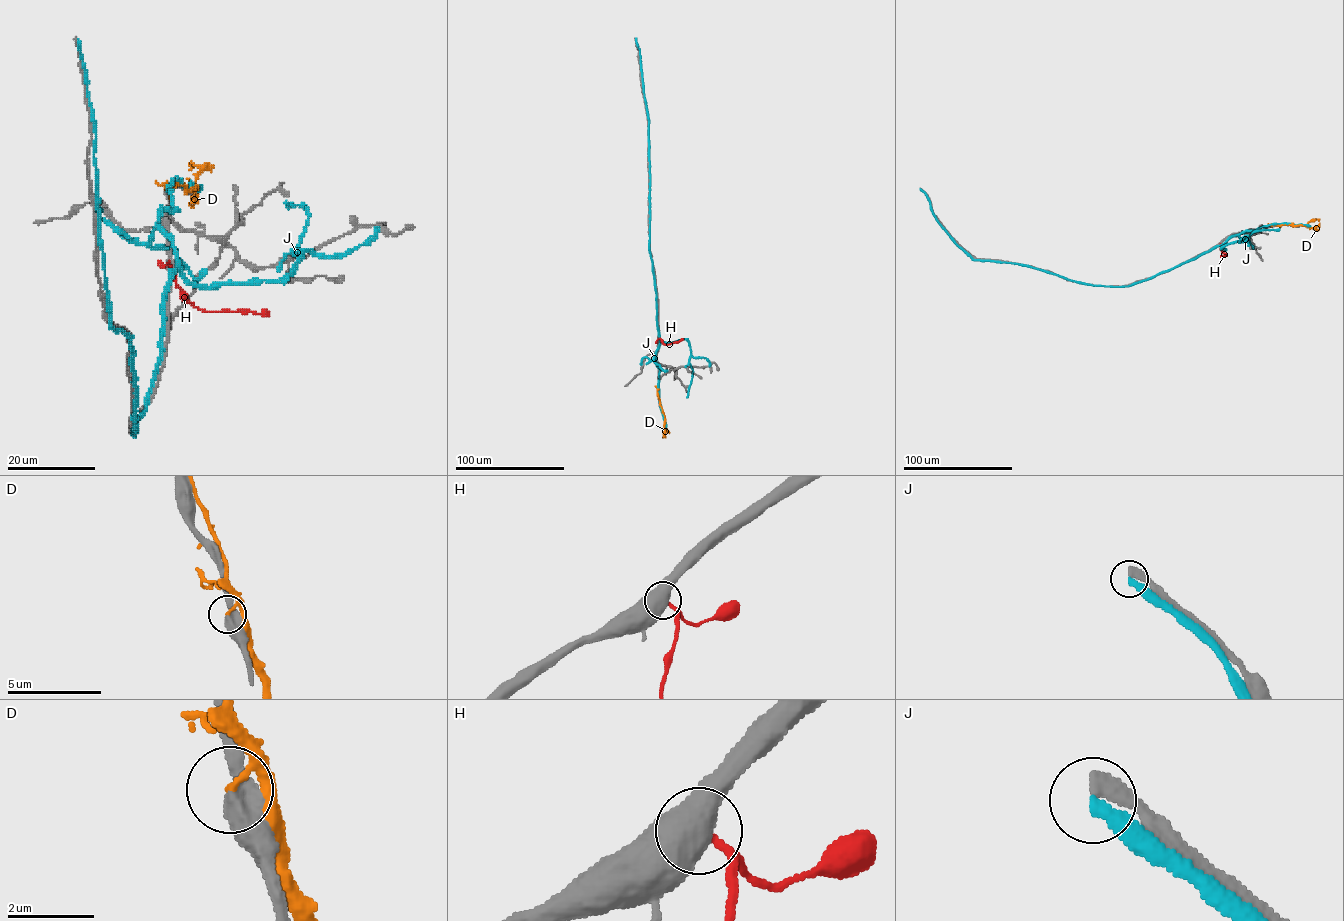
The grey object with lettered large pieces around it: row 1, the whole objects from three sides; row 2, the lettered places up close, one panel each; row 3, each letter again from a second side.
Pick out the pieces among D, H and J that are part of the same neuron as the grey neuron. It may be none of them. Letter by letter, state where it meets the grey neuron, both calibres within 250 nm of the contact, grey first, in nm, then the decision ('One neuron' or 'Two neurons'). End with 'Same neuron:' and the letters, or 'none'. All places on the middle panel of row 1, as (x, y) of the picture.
D: Touches grey at (662, 412). Thickness 500 nm (grey) against 110 nm. Two neurons
H: Touches grey at (658, 338). Thickness 550 nm (grey) against 160 nm. Two neurons
J: Touches grey at (635, 37). Thickness 400 nm (grey) against 320 nm. Two neurons
Same neuron: none

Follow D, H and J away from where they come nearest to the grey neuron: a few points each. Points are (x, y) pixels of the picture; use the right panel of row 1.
D: (1294, 226), (1268, 224)
H: (1220, 243), (1220, 249), (1227, 255), (1220, 256)
J: (920, 189), (939, 224), (973, 259), (1028, 265), (1097, 285), (1148, 279), (1245, 231), (1310, 226)

